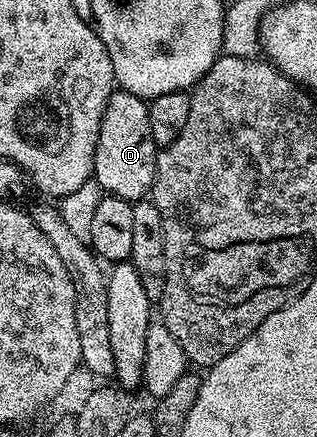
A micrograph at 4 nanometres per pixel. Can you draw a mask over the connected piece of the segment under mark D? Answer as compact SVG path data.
M114 89L99 124L99 140L95 148L93 177L102 191L131 203L142 201L153 188L158 149L151 136L149 102L126 90Z

